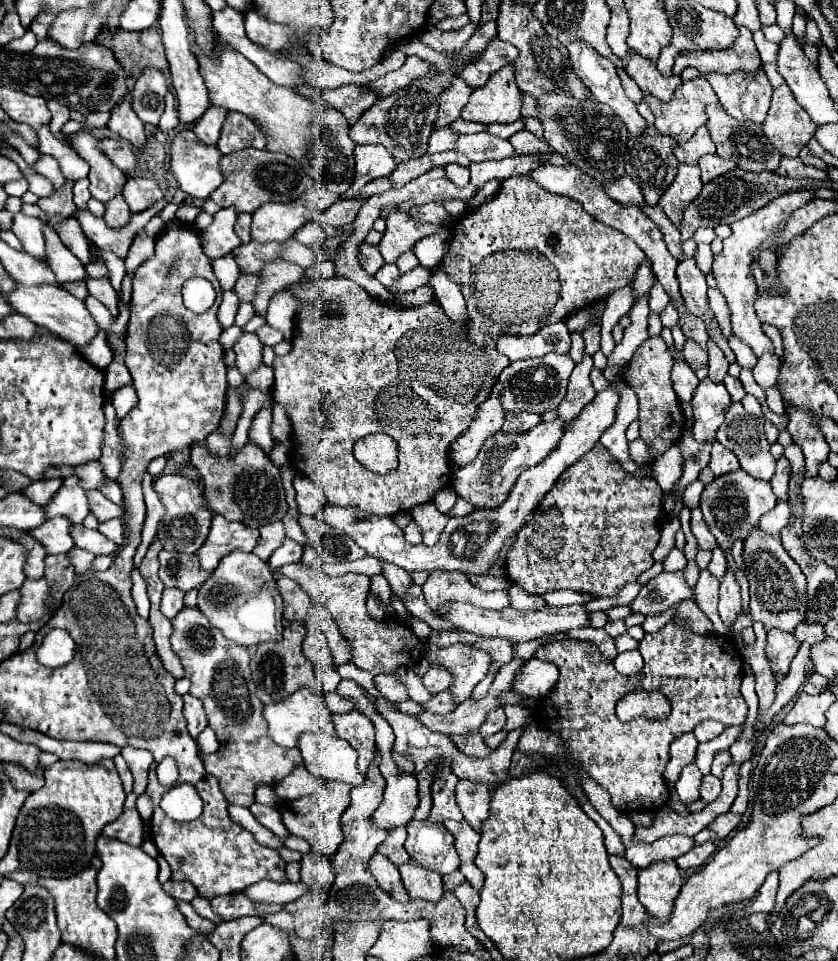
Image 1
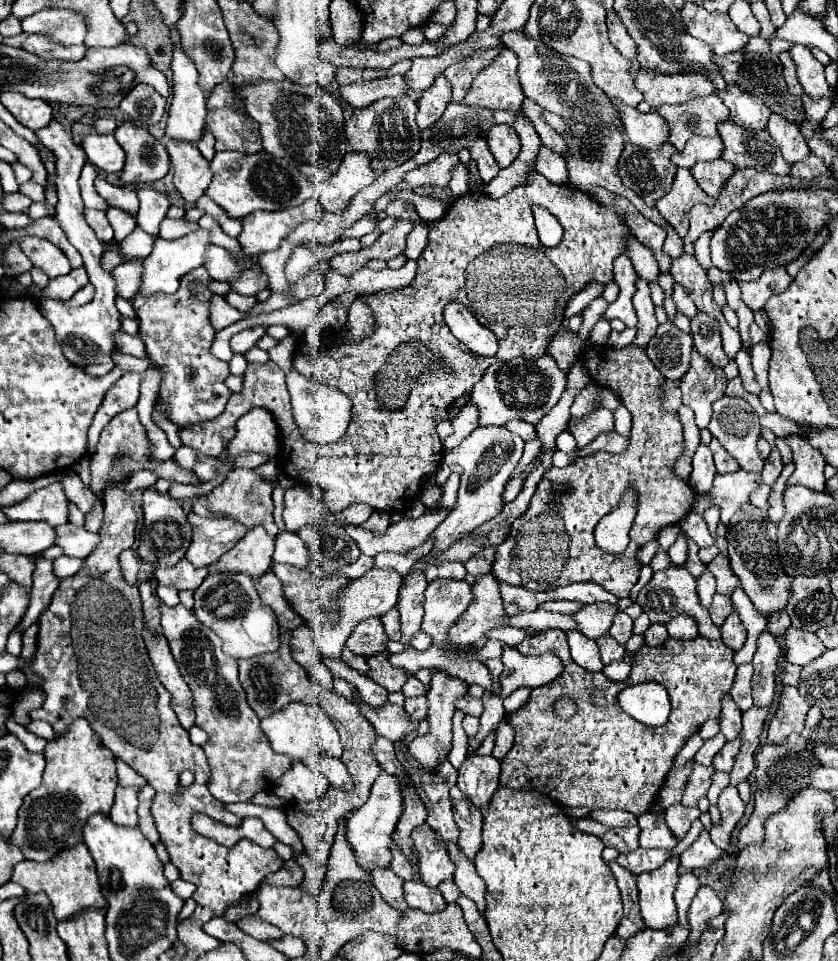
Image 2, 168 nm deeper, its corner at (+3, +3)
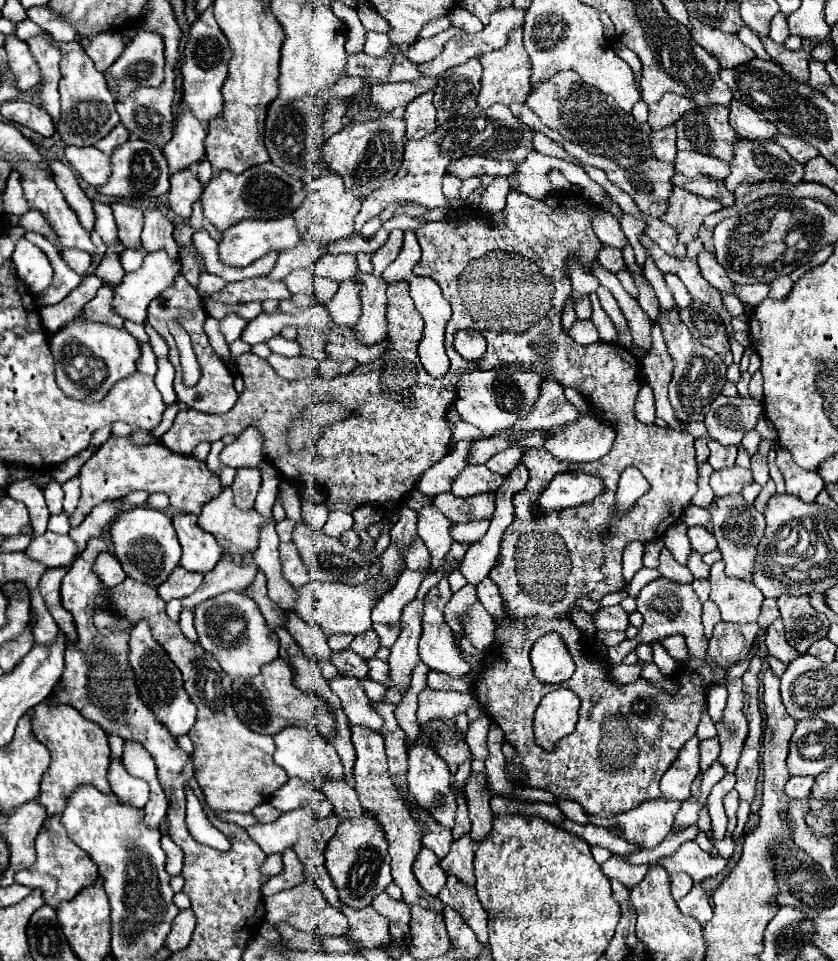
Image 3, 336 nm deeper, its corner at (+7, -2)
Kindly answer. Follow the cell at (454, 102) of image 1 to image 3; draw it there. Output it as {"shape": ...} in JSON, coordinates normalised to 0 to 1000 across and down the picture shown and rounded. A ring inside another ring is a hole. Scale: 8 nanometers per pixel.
{"shape":[[[510,96],[507,100],[493,104],[493,108],[488,108],[488,112],[483,114],[481,123],[486,129],[486,137],[483,137],[486,146],[502,146],[505,142],[519,137],[521,117],[514,104],[517,104],[517,96]]]}

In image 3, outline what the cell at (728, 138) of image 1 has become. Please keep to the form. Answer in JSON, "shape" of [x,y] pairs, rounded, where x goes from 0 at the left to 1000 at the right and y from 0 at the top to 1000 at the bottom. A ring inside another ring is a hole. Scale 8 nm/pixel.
{"shape":[[[884,144],[877,150],[877,166],[872,171],[872,181],[870,185],[865,185],[865,194],[870,196],[870,200],[877,200],[882,191],[901,191],[901,189],[915,189],[915,187],[925,187],[930,183],[934,183],[934,189],[944,189],[944,191],[953,191],[958,189],[958,171],[946,166],[937,154],[932,154],[927,148],[918,146],[918,148],[894,148],[889,144]]]}

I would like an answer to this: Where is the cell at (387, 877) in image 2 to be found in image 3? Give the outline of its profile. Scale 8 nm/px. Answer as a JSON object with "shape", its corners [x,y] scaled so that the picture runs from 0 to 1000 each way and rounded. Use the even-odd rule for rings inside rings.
{"shape":[[[455,928],[450,934],[445,934],[443,943],[455,953],[459,953],[464,957],[464,972],[467,972],[469,980],[488,982],[488,978],[490,978],[490,974],[488,974],[490,949],[488,949],[486,941],[481,937],[469,937],[459,928]]]}

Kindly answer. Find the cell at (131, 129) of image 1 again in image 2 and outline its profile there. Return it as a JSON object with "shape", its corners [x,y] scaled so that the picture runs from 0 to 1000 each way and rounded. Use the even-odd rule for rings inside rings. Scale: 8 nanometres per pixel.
{"shape":[[[149,126],[135,136],[135,143],[152,159],[152,168],[144,178],[147,190],[183,190],[199,180],[202,161],[197,151],[175,134]]]}

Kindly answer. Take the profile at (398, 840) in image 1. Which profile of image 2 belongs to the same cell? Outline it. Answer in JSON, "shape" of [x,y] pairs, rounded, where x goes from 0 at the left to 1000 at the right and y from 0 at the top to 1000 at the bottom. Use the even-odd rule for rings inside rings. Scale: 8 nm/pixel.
{"shape":[[[467,875],[467,900],[464,900],[464,904],[471,908],[471,911],[476,911],[479,915],[483,915],[483,917],[488,917],[488,915],[493,915],[493,900],[490,900],[490,896],[486,894],[486,890],[481,890],[481,888],[476,888],[476,881],[474,881],[474,877],[471,875]]]}

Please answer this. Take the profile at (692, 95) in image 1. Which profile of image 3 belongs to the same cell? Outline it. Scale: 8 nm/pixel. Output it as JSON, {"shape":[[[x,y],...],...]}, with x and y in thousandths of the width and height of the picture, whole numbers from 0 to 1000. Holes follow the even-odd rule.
{"shape":[[[860,109],[820,117],[808,125],[808,154],[832,156],[844,162],[875,169],[875,150],[882,146],[879,137],[870,131],[870,112]]]}

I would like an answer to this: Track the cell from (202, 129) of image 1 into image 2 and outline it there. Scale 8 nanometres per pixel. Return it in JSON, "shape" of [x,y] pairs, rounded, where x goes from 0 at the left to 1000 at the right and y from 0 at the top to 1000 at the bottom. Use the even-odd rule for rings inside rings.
{"shape":[[[245,134],[245,136],[242,136],[240,145],[237,145],[233,151],[235,151],[235,155],[242,159],[242,163],[245,163],[247,168],[252,168],[252,165],[254,165],[257,155],[254,155],[254,140],[249,138],[249,134]]]}

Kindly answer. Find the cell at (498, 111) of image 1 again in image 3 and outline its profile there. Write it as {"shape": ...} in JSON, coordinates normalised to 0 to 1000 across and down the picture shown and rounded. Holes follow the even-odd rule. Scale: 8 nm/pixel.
{"shape":[[[612,29],[612,33],[607,33],[605,46],[595,52],[588,52],[588,54],[574,58],[572,65],[576,69],[574,96],[569,102],[569,108],[574,112],[584,112],[593,106],[605,108],[605,110],[612,106],[624,108],[629,104],[629,100],[634,98],[634,62],[624,48],[624,29]]]}

